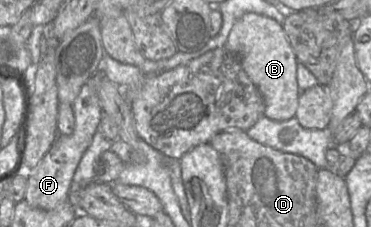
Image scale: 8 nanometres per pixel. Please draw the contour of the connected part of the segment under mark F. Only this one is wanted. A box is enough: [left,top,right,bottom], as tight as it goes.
[24,76,103,210]

